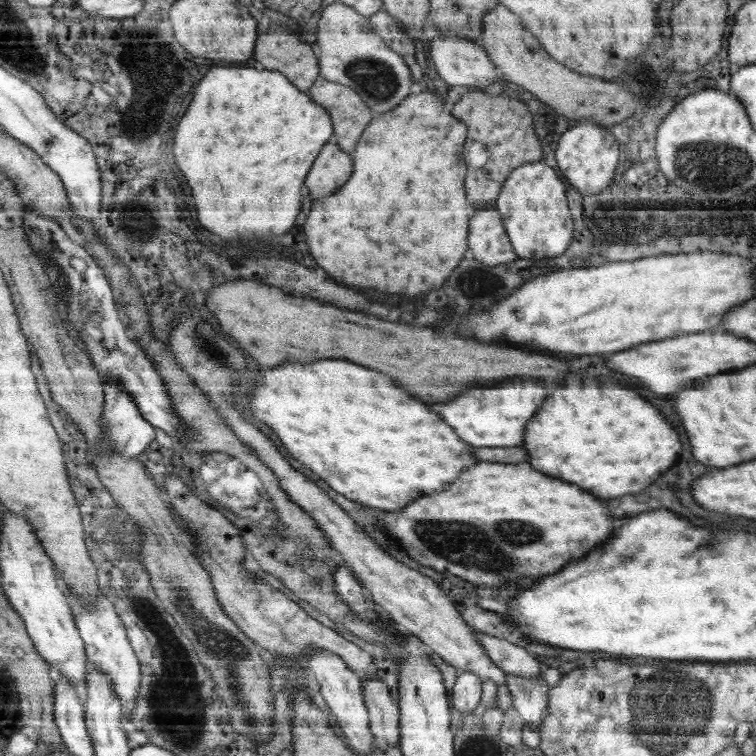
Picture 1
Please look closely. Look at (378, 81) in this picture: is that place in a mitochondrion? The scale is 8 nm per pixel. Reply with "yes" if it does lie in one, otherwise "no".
yes

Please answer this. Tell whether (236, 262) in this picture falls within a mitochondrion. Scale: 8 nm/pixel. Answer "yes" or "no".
no

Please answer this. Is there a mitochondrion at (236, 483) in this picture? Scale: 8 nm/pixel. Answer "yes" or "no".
yes

